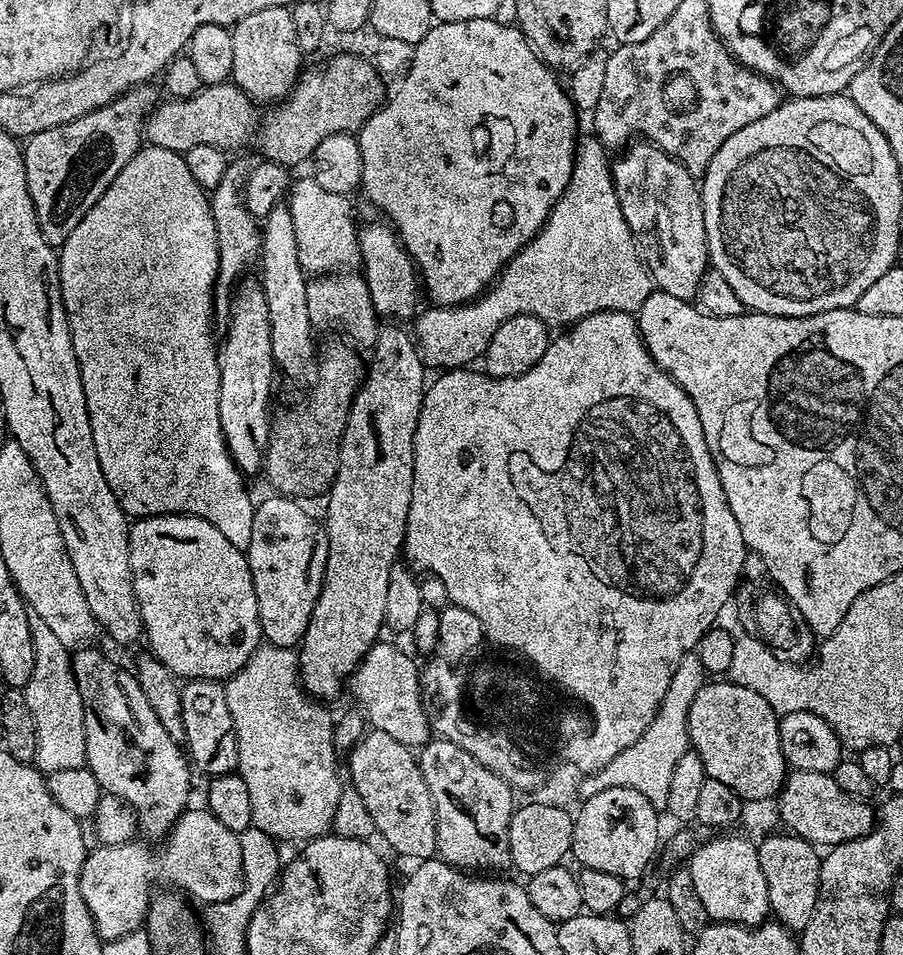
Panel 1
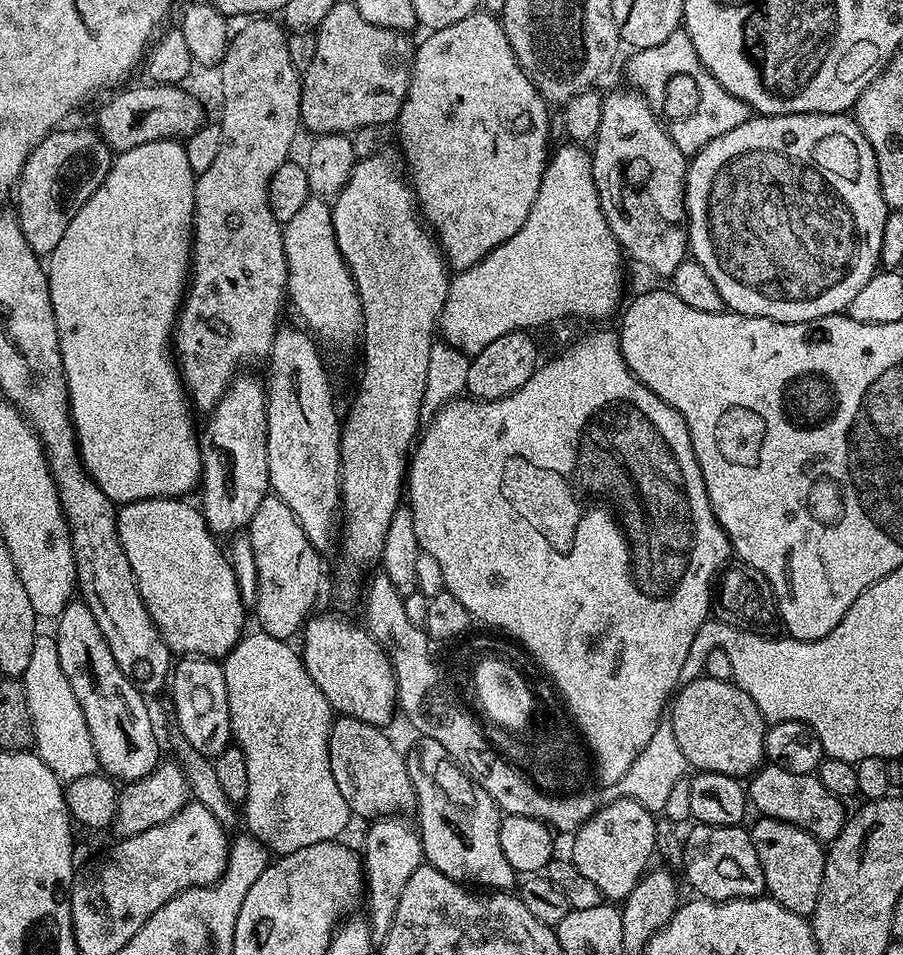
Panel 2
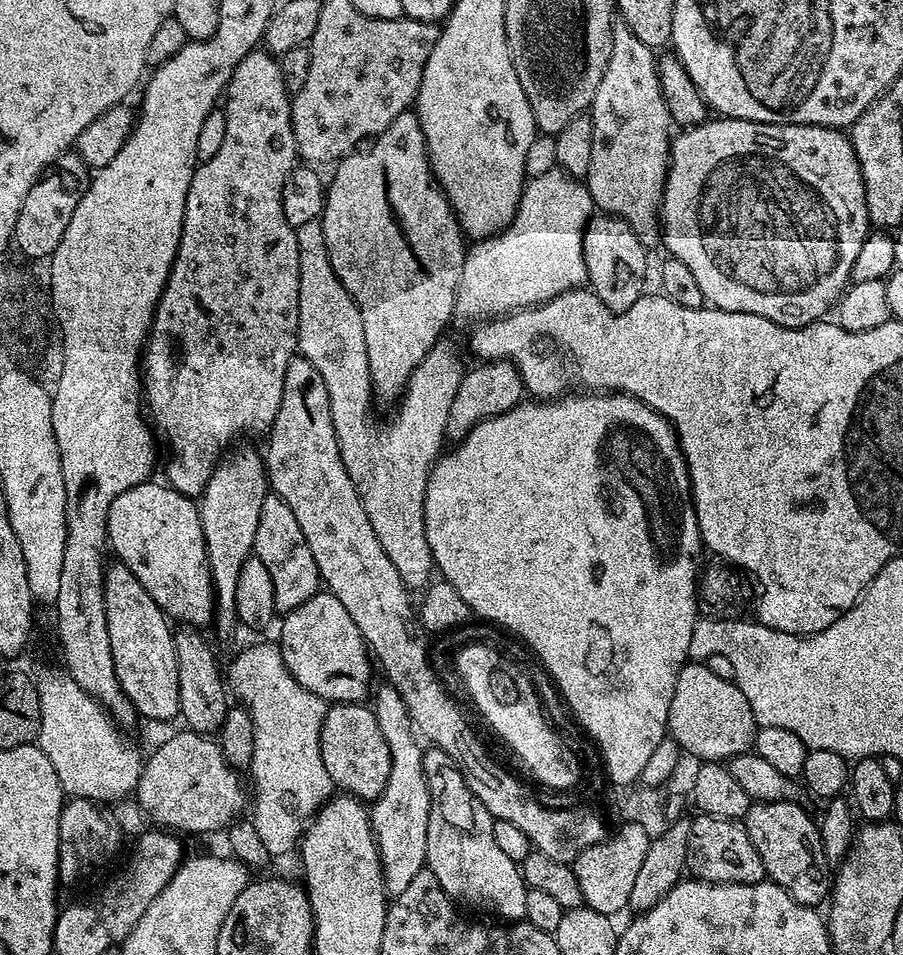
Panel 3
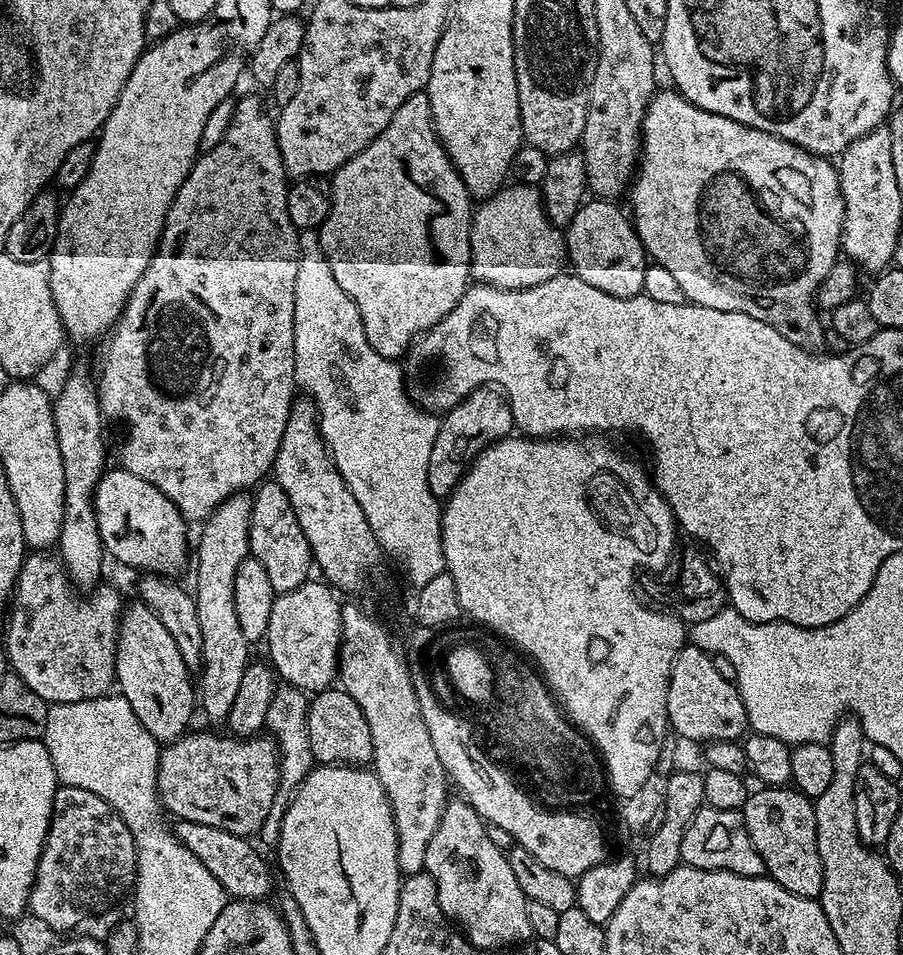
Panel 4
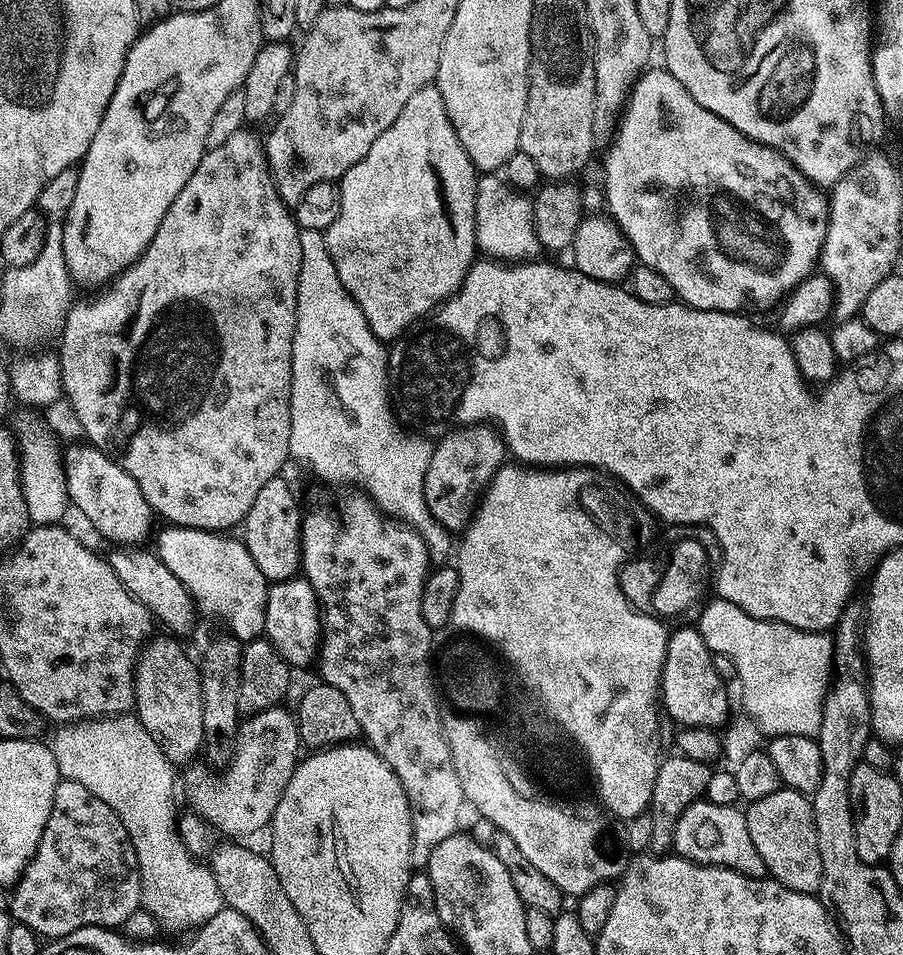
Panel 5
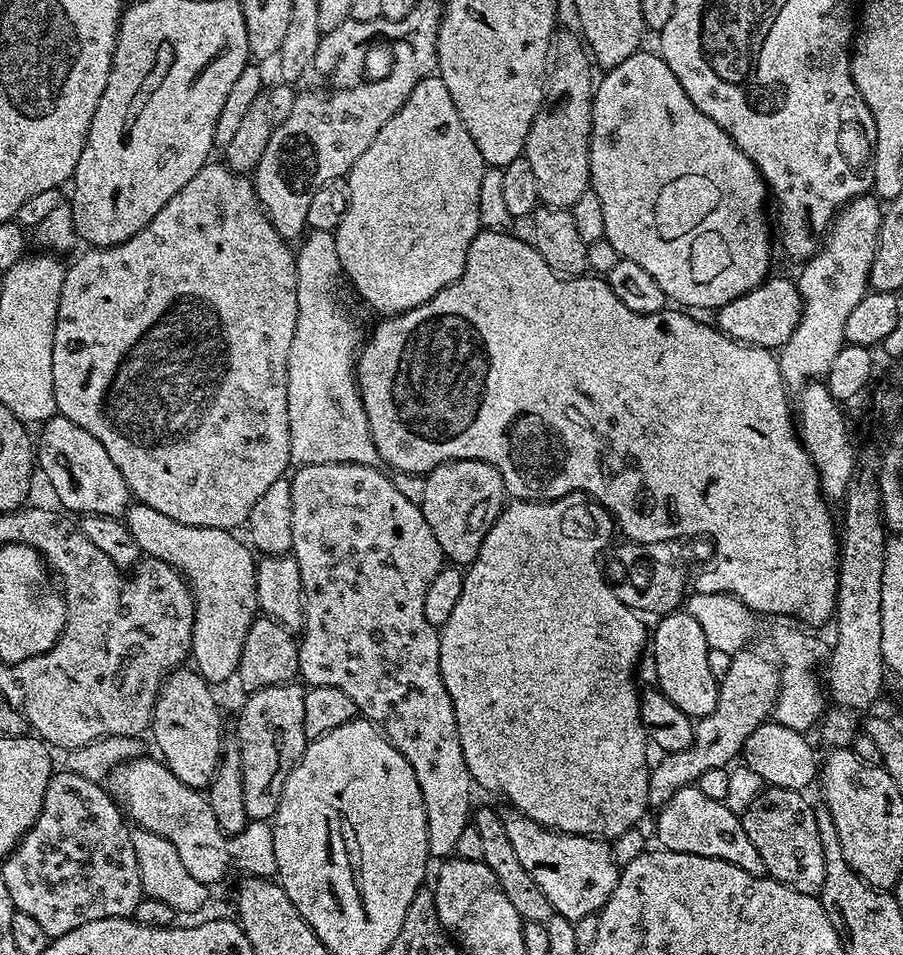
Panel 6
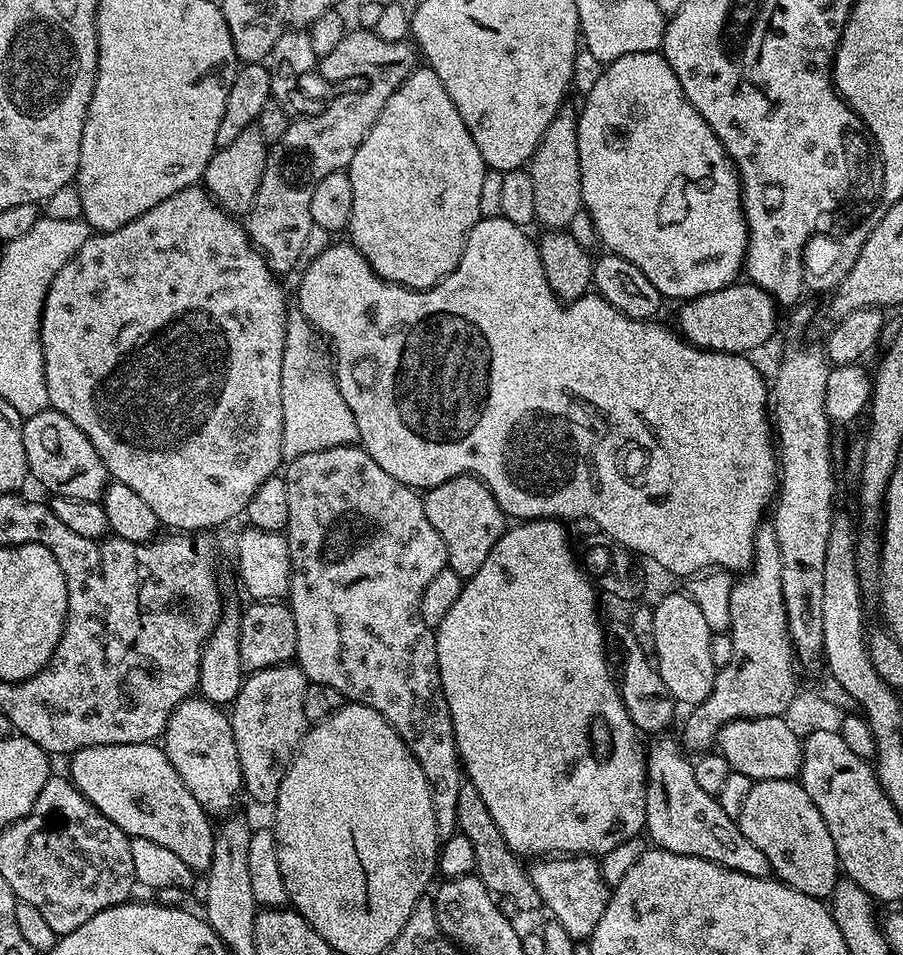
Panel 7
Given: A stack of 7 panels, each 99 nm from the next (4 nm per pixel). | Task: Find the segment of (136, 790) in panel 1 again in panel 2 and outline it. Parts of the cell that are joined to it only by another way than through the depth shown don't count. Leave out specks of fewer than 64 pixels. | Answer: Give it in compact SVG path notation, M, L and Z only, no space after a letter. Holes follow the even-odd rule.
M73 599L72 603L64 605L55 624L58 662L62 662L62 674L66 674L66 682L70 682L74 698L78 698L78 706L82 706L99 767L120 782L142 780L152 775L162 756L156 741L156 728L148 713L149 701L136 689L134 682L118 670L118 662L114 662L114 654L110 654L110 646L106 646L106 638L102 638L102 630L98 630L90 606L83 599Z

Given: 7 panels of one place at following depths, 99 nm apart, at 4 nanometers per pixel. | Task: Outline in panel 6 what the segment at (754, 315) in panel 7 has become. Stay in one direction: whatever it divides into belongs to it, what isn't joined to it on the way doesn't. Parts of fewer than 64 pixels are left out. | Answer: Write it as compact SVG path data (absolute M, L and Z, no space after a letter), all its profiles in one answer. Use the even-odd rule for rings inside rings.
M775 276L765 280L754 290L734 298L734 302L726 302L726 306L722 306L715 313L715 327L725 332L732 340L743 344L753 344L769 350L783 348L802 318L804 299L800 297L795 279L787 280L784 276Z

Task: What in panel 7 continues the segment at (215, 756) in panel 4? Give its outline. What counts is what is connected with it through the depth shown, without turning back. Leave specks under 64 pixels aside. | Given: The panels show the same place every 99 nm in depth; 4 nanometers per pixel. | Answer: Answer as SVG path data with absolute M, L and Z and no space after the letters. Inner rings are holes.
M289 662L245 675L244 685L236 696L235 703L240 704L238 743L244 788L260 804L275 805L282 778L300 750L300 741L309 727L302 710L302 698L309 683L304 671Z

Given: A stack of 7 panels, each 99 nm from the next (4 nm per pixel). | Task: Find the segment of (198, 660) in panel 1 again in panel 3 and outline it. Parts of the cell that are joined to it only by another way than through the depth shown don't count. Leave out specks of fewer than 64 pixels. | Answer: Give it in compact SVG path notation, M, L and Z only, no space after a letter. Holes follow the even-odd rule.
M145 482L126 490L126 494L118 494L108 508L106 537L116 551L115 559L146 586L146 594L158 602L165 616L182 620L186 626L211 625L216 593L212 590L197 501L169 488L167 483L152 483Z

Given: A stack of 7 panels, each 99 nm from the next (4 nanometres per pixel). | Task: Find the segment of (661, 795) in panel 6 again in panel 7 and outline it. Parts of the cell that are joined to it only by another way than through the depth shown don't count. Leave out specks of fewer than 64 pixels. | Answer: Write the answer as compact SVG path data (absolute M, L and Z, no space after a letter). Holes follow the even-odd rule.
M761 526L756 531L756 554L752 566L735 581L728 599L728 619L732 638L732 657L724 668L719 669L710 694L702 703L695 705L684 720L685 749L708 750L717 743L721 731L734 720L753 720L763 716L783 716L796 696L796 668L792 639L788 636L788 615L782 594L782 554L778 550L776 531L771 526Z

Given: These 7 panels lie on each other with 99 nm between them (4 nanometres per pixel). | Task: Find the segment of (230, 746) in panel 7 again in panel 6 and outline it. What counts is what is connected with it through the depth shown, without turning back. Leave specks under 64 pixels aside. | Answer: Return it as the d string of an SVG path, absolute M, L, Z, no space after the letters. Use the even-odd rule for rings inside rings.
M181 666L165 676L152 711L150 736L156 739L162 763L172 771L174 778L197 790L207 789L220 764L220 708L212 692L215 692L213 685L202 679L199 672Z

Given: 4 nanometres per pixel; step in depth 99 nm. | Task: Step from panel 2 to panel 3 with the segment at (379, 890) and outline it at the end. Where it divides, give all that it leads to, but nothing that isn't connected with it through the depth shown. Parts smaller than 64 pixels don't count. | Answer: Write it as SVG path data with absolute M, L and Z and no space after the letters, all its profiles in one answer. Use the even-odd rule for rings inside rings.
M381 684L381 688L377 687L374 692L374 711L378 718L378 730L382 730L382 738L386 738L390 746L390 779L386 782L386 790L371 805L370 819L384 871L384 891L394 898L410 886L410 881L419 872L425 871L430 790L424 769L424 748L414 731L412 719L408 717L406 702L402 702L392 684Z

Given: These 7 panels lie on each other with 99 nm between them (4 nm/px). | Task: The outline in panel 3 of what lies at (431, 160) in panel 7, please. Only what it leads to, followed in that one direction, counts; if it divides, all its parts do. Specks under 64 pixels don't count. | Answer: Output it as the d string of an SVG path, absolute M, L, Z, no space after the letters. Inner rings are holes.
M415 111L398 114L385 132L368 146L365 152L353 151L335 165L336 173L326 184L324 214L319 221L326 238L330 266L334 266L334 274L352 295L362 314L372 395L377 401L396 402L403 397L412 371L424 361L434 342L445 335L448 319L453 319L466 237L460 231L456 211L432 174L428 149L424 147L424 135Z

